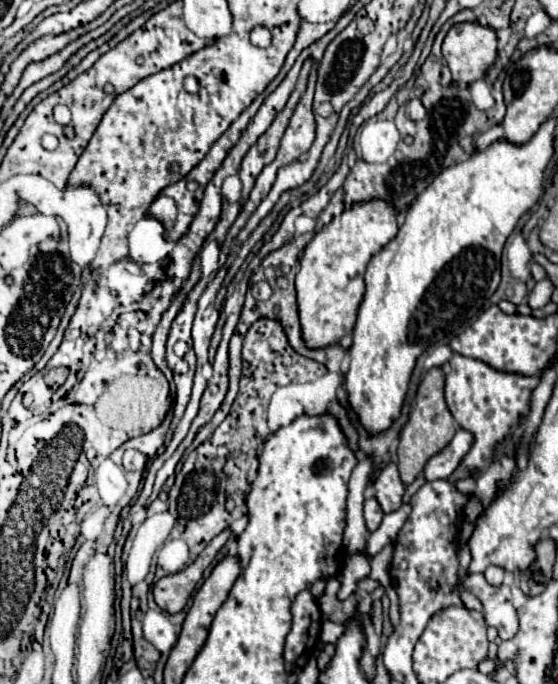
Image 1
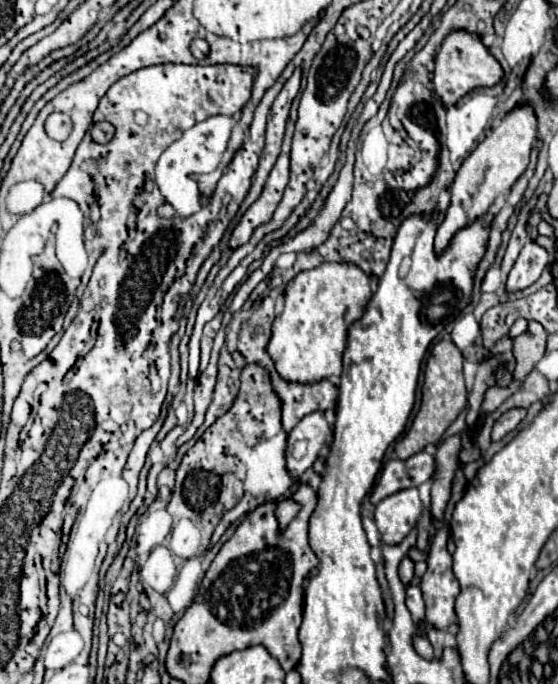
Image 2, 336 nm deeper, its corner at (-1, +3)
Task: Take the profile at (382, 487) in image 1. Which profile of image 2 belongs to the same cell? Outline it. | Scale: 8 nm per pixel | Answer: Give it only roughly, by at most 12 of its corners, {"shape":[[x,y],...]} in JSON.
{"shape":[[417,488],[399,490],[375,508],[385,544],[399,544],[423,510]]}

